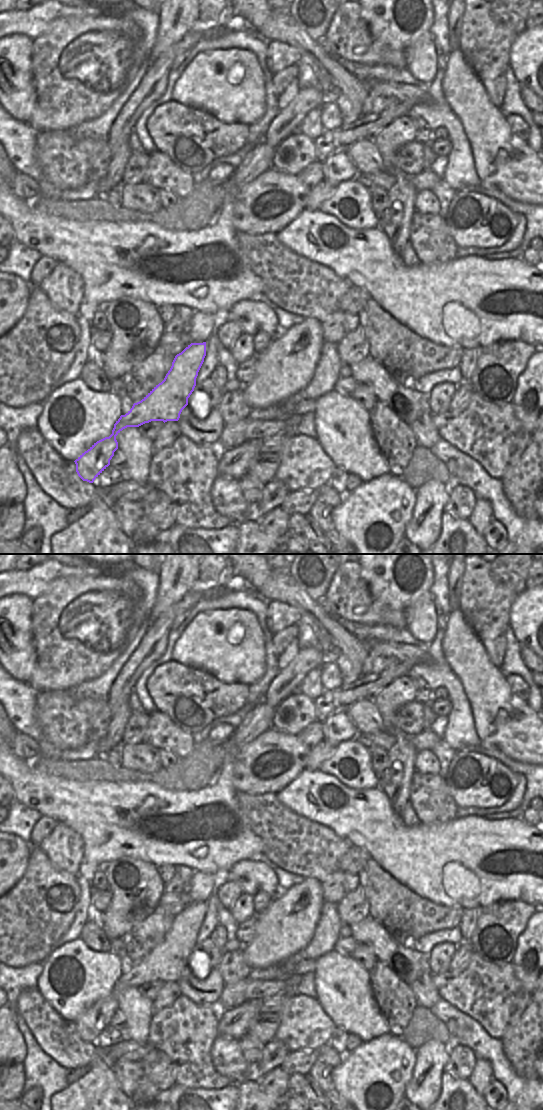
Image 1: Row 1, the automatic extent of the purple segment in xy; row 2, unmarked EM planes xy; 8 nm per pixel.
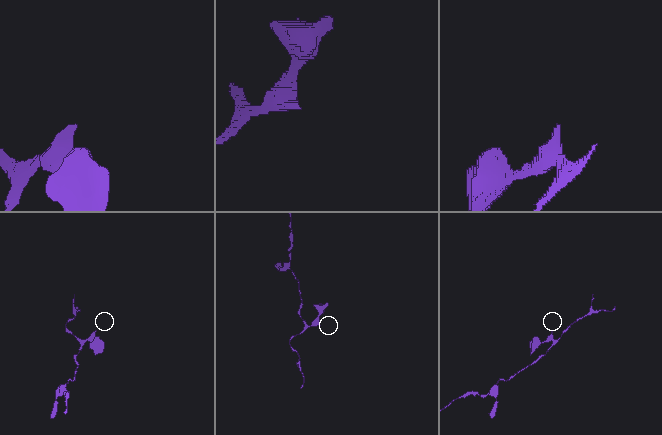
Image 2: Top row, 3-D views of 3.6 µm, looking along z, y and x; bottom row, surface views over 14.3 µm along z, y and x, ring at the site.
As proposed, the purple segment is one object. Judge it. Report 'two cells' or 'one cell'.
one cell

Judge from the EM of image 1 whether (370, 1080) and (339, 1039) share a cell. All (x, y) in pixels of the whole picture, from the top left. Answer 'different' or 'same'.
different

